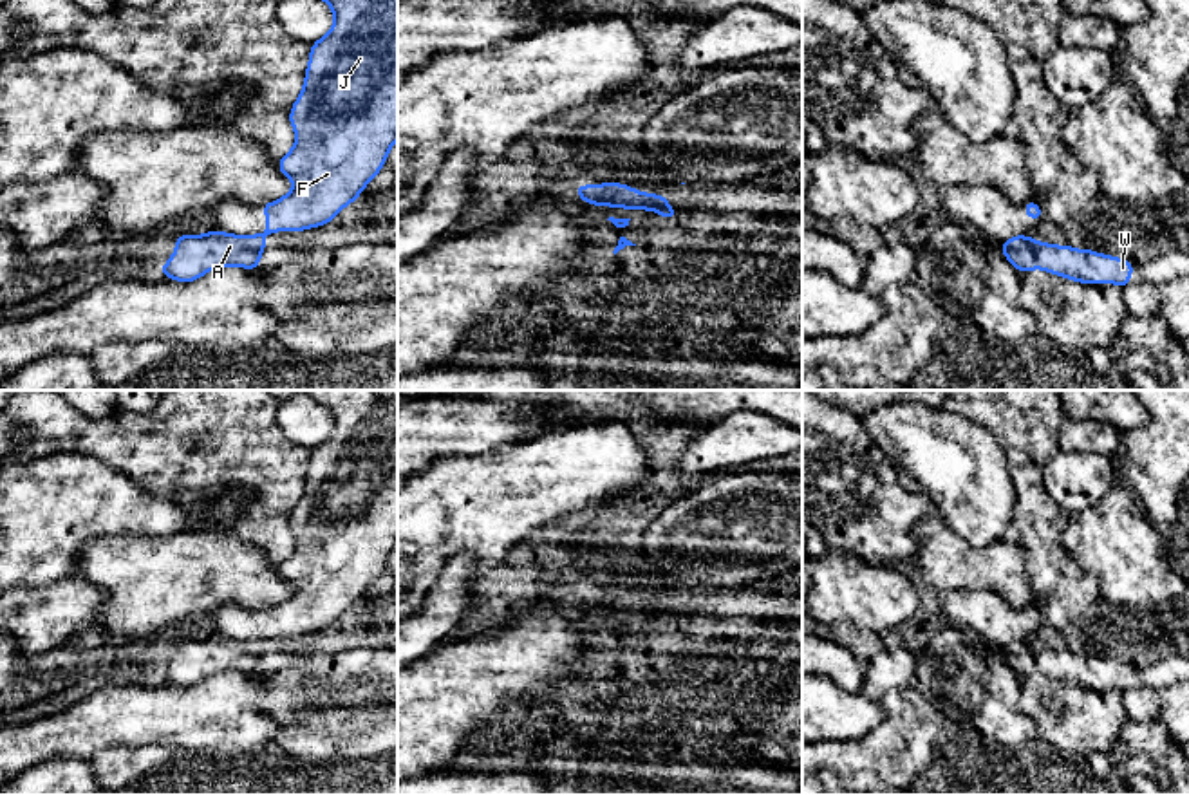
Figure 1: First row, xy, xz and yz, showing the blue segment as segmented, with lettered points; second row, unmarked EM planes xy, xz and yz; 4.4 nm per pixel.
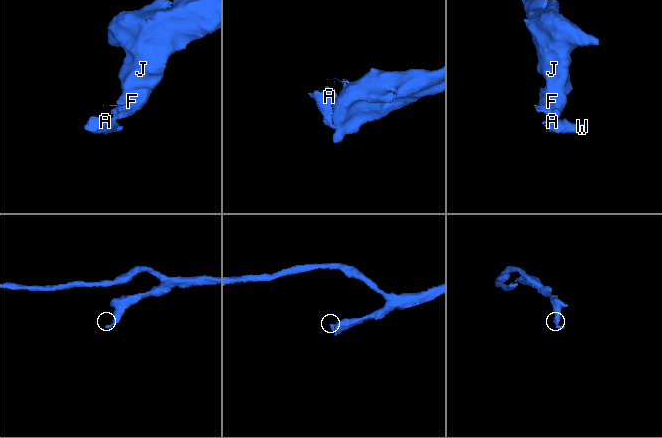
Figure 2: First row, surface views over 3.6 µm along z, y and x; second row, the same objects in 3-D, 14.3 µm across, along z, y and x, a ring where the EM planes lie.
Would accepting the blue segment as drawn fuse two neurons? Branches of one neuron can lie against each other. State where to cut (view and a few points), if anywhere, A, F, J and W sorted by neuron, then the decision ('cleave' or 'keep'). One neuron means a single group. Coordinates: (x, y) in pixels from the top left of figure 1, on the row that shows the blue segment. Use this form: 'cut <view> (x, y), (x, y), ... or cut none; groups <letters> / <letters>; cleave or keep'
cut xy (253, 235), (261, 237); groups A W / F J; cleave

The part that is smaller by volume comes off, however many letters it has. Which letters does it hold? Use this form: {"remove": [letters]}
{"remove": ["A", "W"]}

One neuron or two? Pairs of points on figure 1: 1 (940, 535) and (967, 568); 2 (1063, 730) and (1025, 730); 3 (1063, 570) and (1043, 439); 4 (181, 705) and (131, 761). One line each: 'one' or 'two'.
1: one
2: two
3: one
4: two

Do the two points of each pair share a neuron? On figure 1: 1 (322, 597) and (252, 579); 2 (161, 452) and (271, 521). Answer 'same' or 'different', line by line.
1: different
2: same

